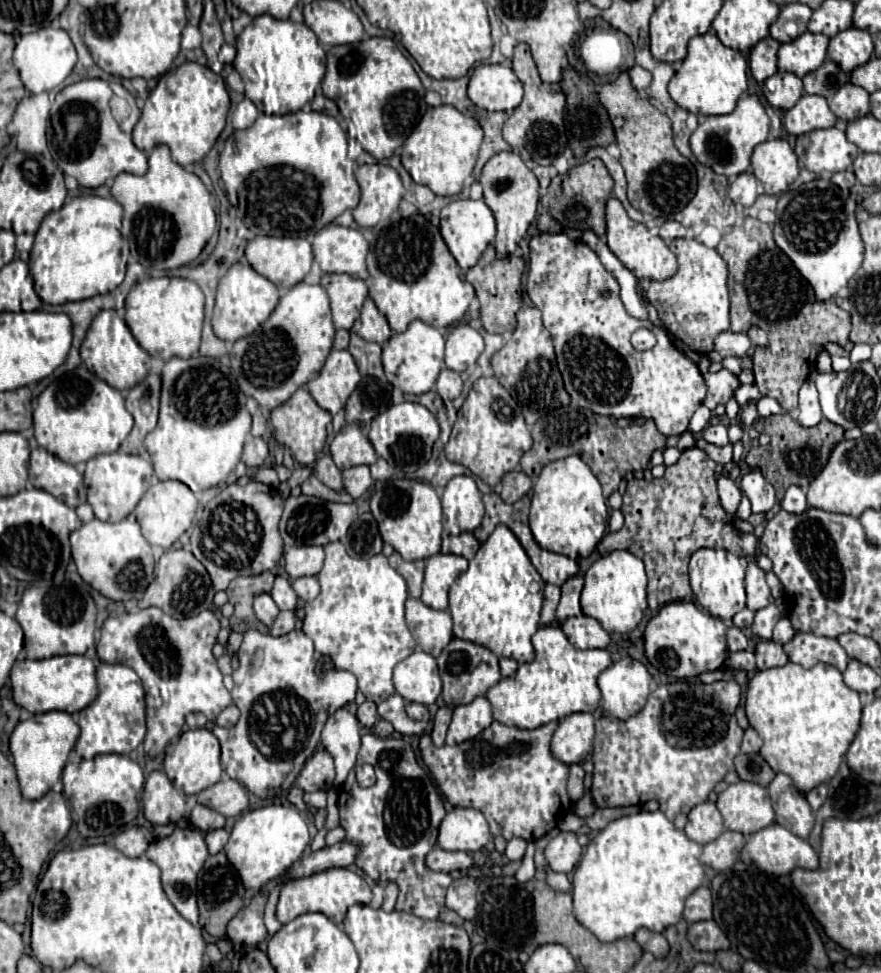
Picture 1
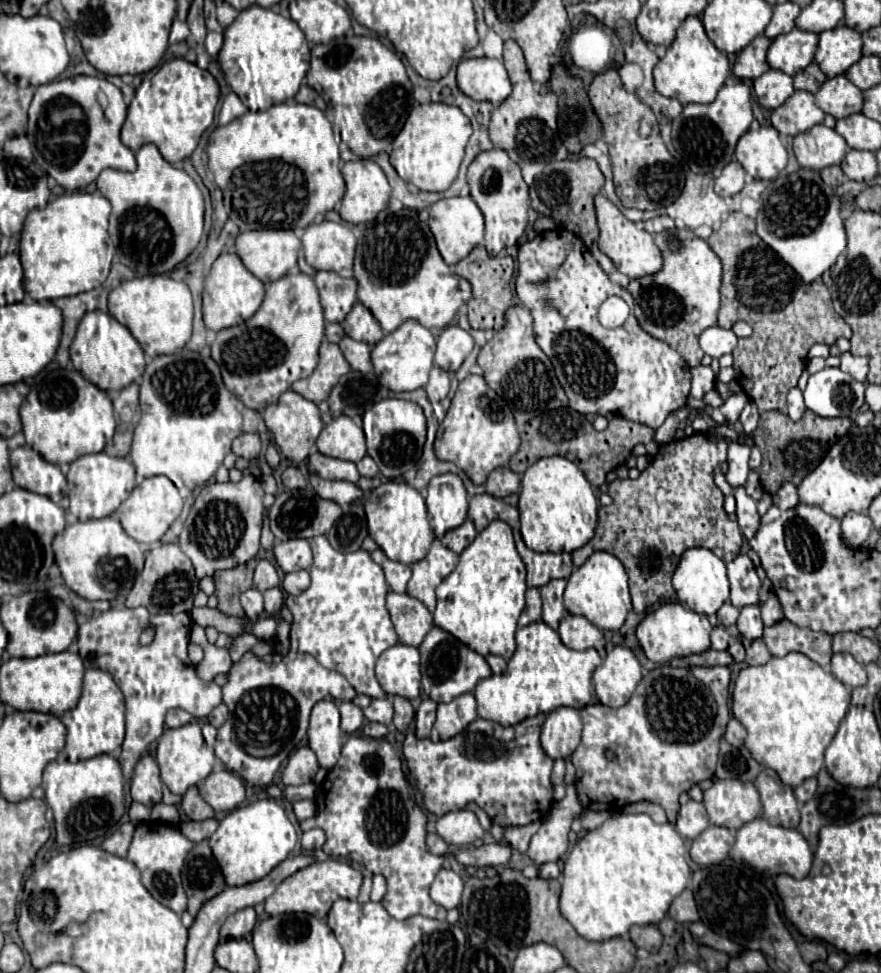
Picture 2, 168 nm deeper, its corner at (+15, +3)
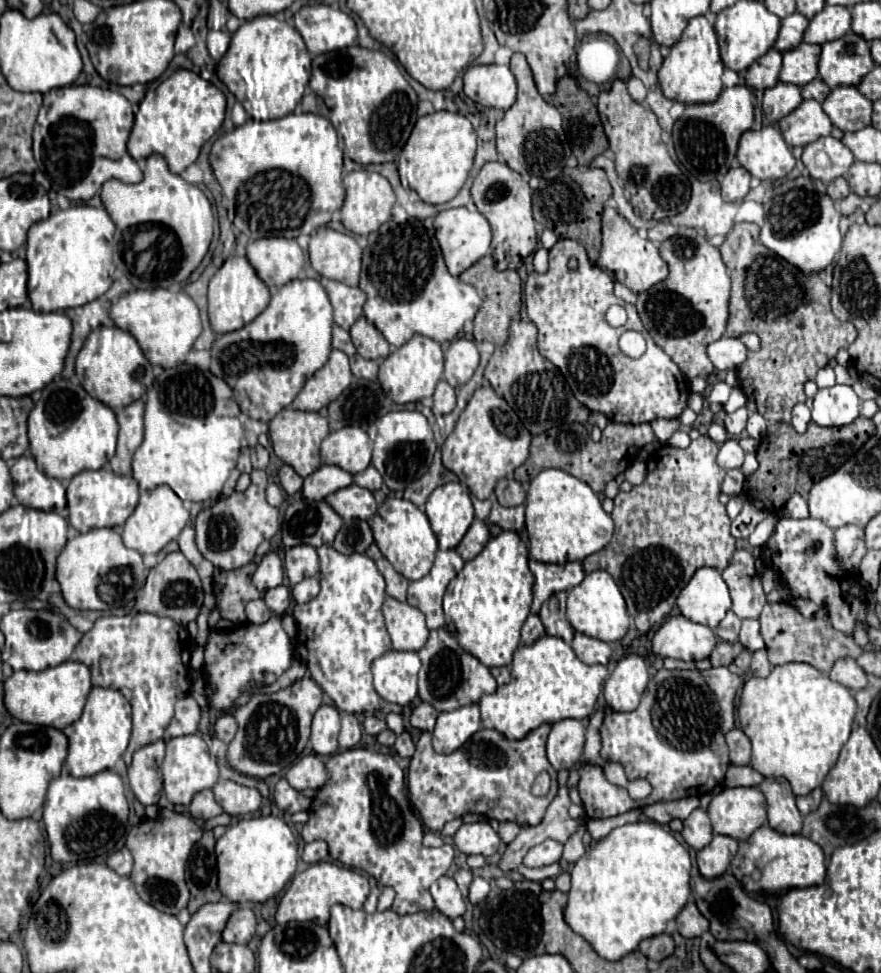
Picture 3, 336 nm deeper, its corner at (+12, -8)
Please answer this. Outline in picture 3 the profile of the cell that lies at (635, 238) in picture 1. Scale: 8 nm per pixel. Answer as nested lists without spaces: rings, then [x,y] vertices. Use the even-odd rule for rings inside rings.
[[[605,206],[603,212],[603,248],[597,266],[611,272],[617,282],[623,282],[635,294],[649,290],[657,282],[663,282],[669,274],[667,262],[659,256],[659,248],[651,240],[639,238],[637,230],[611,206]]]

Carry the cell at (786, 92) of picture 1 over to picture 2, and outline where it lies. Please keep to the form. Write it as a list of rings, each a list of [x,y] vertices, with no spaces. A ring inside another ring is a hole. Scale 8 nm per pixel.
[[[770,69],[754,81],[754,93],[760,105],[764,105],[766,109],[776,109],[794,93],[792,77],[784,75],[782,71]]]

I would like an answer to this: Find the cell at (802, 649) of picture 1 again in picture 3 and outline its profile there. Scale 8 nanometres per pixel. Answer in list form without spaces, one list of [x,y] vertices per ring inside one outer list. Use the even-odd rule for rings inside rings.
[[[775,602],[775,604],[765,604],[761,616],[761,634],[767,646],[767,654],[769,654],[769,662],[773,666],[779,664],[789,664],[789,662],[805,662],[815,666],[821,672],[829,672],[831,666],[835,664],[835,660],[843,658],[843,656],[851,656],[851,658],[859,658],[863,648],[855,644],[855,640],[841,632],[835,630],[829,622],[829,614],[827,610],[817,610],[811,616],[803,616],[797,608],[785,604],[785,602]]]

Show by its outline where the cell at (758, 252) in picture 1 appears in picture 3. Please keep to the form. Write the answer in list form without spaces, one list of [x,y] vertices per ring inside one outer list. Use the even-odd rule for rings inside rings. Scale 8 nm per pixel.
[[[735,224],[725,242],[721,244],[723,262],[731,274],[731,306],[729,306],[729,322],[727,336],[741,336],[743,332],[757,332],[761,336],[761,350],[749,352],[747,360],[737,368],[737,378],[747,396],[753,396],[757,402],[757,410],[769,422],[789,422],[791,410],[795,404],[805,402],[807,396],[803,386],[807,380],[815,380],[815,374],[829,364],[831,358],[841,348],[849,348],[857,338],[857,330],[851,322],[841,322],[829,306],[831,288],[821,280],[819,274],[803,274],[799,268],[771,252],[759,242],[759,226],[757,224]],[[779,318],[787,318],[787,328],[777,326]]]

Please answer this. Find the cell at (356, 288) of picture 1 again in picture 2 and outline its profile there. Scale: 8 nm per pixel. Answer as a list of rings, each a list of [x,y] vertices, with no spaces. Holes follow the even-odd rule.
[[[318,271],[314,283],[320,293],[324,319],[340,323],[356,303],[356,279],[344,279],[332,271]]]

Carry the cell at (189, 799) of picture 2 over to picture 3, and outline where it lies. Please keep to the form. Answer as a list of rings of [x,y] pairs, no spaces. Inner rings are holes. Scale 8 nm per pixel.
[[[201,790],[199,794],[195,794],[189,810],[195,820],[209,820],[223,814],[223,808],[213,798],[213,790]]]

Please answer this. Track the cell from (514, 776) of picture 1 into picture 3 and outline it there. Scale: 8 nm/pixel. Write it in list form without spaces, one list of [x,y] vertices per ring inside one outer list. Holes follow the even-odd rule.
[[[543,724],[531,734],[527,734],[523,740],[509,742],[497,730],[481,728],[467,740],[463,748],[455,750],[449,756],[437,754],[431,746],[431,734],[423,732],[417,742],[417,750],[411,758],[407,774],[409,798],[413,806],[419,810],[423,824],[429,830],[439,832],[445,822],[459,818],[467,812],[485,814],[495,820],[517,820],[519,826],[539,824],[551,798],[557,794],[559,788],[557,770],[549,764],[545,756],[545,742],[549,730],[551,726]],[[543,770],[551,776],[551,790],[545,798],[537,798],[529,792],[529,786],[535,780],[535,776]]]

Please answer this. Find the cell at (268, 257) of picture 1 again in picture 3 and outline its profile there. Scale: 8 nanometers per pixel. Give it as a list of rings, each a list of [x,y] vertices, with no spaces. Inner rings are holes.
[[[261,238],[247,244],[247,258],[255,266],[259,278],[273,286],[283,286],[299,278],[303,268],[303,252],[293,238]]]

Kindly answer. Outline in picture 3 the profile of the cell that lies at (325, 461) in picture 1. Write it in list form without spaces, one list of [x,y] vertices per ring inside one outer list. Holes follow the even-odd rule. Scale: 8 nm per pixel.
[[[351,484],[343,490],[337,490],[335,494],[327,496],[325,500],[345,520],[353,520],[353,518],[369,520],[377,512],[377,502],[375,502],[373,494],[367,488],[361,488],[355,484]]]

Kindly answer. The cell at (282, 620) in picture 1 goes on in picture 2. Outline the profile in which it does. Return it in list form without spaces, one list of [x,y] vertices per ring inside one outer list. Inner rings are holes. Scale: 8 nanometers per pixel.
[[[278,587],[268,589],[268,591],[264,593],[264,609],[266,609],[266,613],[268,613],[270,617],[278,615],[282,603],[284,603],[284,597],[282,597],[282,591],[280,591]]]

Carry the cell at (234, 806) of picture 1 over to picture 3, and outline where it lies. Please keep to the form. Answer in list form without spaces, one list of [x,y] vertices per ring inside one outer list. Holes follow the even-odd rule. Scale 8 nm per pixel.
[[[221,780],[213,786],[215,800],[223,806],[223,810],[231,816],[253,814],[261,806],[261,792],[257,788],[247,788],[233,780]]]

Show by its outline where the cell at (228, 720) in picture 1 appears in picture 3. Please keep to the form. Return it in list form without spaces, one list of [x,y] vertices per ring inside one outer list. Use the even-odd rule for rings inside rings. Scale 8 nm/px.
[[[221,714],[215,722],[215,736],[223,742],[231,742],[235,738],[235,732],[237,732],[237,722],[233,718],[233,714]]]

